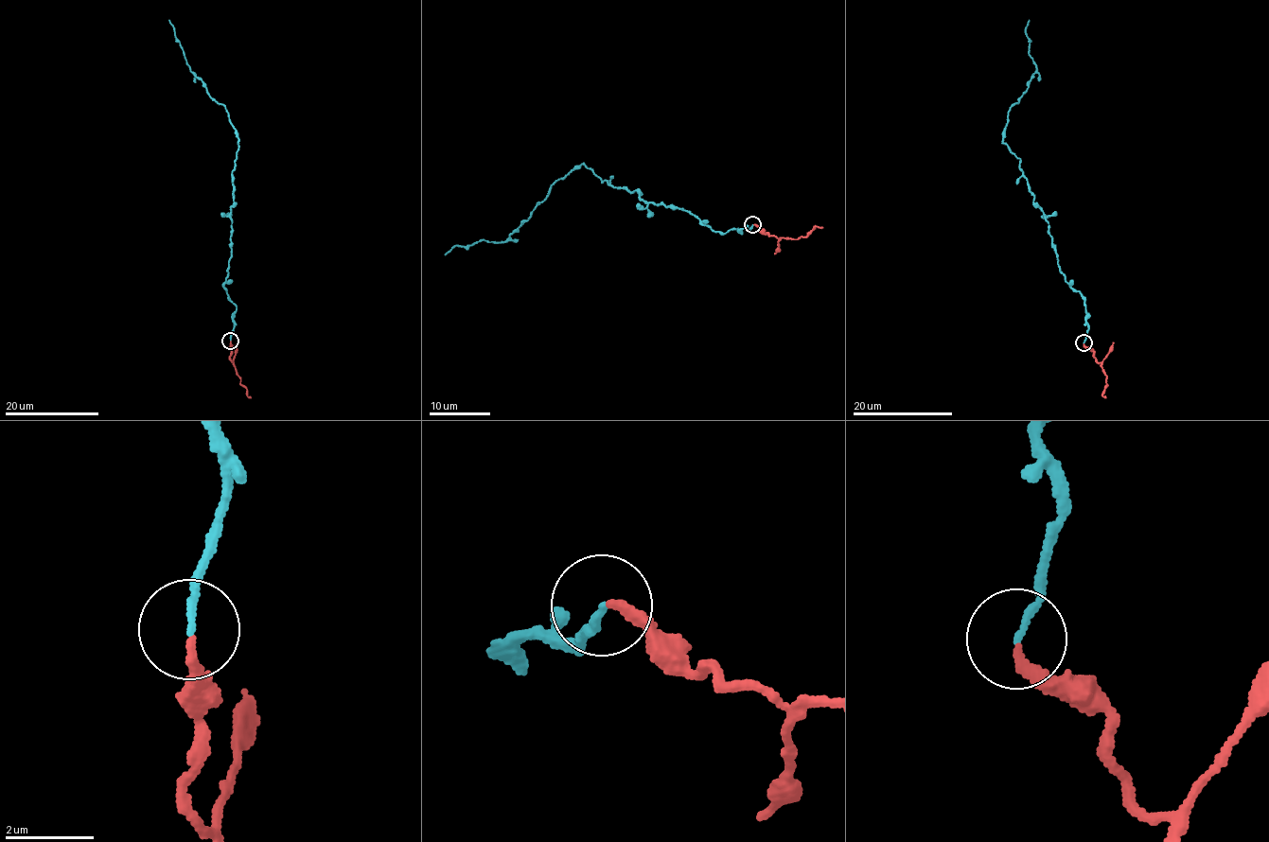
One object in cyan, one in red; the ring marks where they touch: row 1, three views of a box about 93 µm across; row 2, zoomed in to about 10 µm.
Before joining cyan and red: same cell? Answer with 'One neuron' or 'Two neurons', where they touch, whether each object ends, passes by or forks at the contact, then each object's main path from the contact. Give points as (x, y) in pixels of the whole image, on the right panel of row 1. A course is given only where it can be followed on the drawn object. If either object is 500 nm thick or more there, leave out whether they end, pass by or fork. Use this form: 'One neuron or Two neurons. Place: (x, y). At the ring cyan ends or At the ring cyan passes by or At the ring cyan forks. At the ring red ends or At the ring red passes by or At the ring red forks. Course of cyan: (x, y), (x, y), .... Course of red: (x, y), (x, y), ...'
One neuron. Place: (1083, 342). At the ring cyan ends. At the ring red ends. Course of cyan: (1083, 343), (1084, 297), (1060, 270), (1048, 221), (1003, 137), (1008, 111), (1036, 68), (1029, 53), (1029, 19). Course of red: (1083, 343), (1104, 374), (1106, 384), (1103, 395), (1105, 397)

